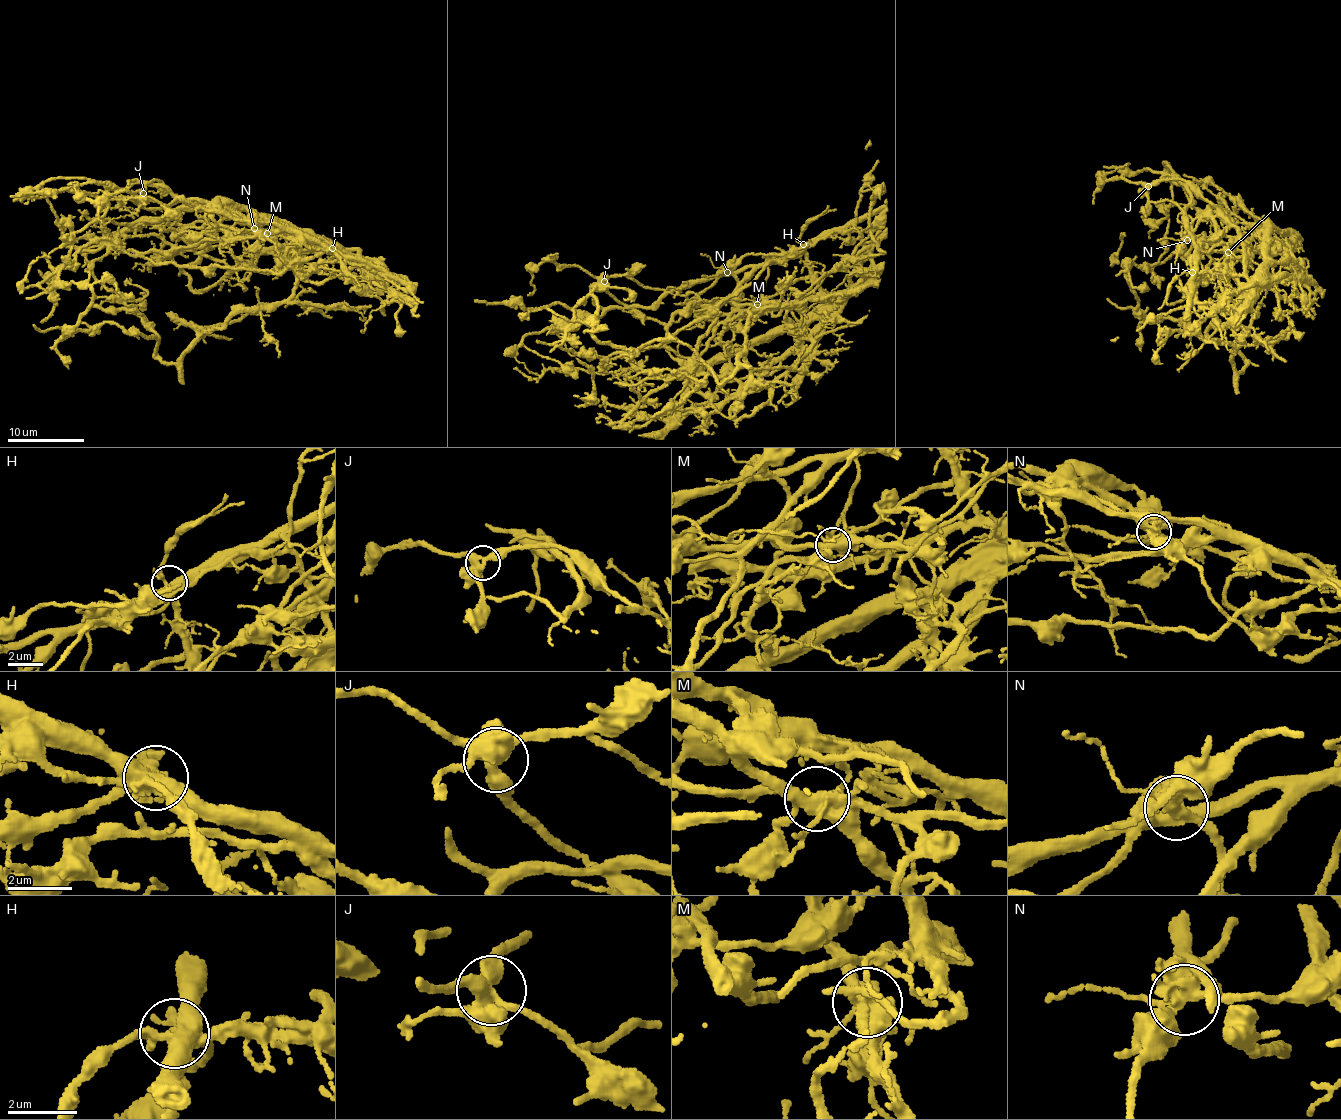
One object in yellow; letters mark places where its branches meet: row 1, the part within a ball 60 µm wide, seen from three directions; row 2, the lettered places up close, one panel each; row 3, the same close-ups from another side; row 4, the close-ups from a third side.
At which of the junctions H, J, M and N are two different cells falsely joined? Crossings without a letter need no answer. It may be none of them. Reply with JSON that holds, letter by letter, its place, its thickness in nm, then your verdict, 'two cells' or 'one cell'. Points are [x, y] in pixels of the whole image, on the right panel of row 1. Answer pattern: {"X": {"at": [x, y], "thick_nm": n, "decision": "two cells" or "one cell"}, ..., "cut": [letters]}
{"H": {"at": [1192, 272], "thick_nm": 440, "decision": "one cell"}, "J": {"at": [1148, 186], "thick_nm": 400, "decision": "one cell"}, "M": {"at": [1228, 252], "thick_nm": 440, "decision": "two cells"}, "N": {"at": [1187, 240], "thick_nm": 380, "decision": "two cells"}, "cut": ["M", "N"]}

